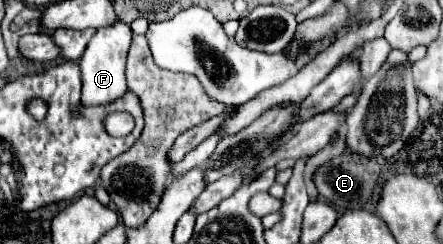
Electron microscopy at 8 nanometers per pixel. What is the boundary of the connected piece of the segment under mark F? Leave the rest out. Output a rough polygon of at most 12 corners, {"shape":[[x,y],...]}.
{"shape":[[118,21],[90,39],[82,103],[108,105],[128,91],[132,31]]}

